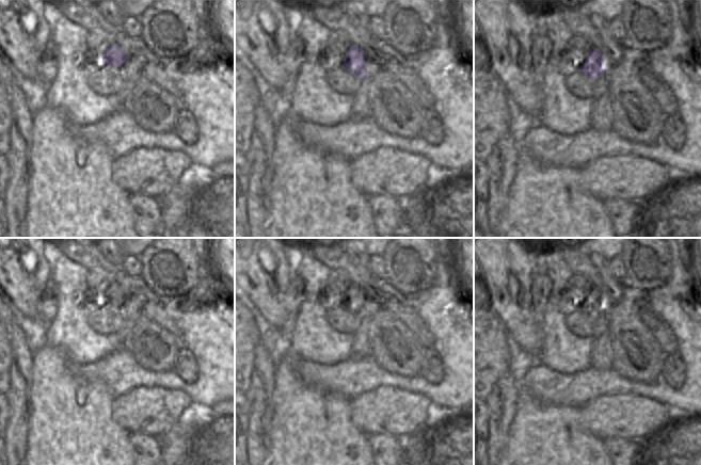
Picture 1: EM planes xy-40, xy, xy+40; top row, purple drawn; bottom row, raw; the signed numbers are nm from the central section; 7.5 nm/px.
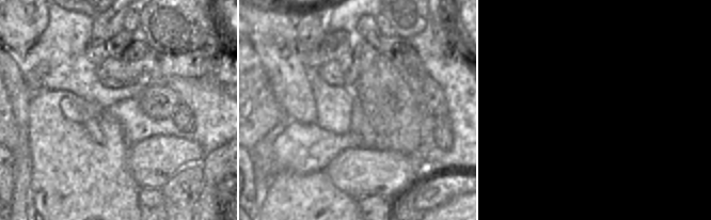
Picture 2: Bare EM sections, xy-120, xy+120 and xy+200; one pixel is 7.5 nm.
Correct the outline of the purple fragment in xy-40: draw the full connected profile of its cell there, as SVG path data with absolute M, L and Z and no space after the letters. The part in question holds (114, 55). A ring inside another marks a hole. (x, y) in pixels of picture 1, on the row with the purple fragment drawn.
M113 43L102 55L102 65L122 67L126 63L127 59L128 55L122 47L118 44Z

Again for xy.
M351 46L345 58L342 67L353 76L360 76L361 80L367 78L367 55L357 46Z

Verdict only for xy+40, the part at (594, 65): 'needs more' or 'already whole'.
already whole

